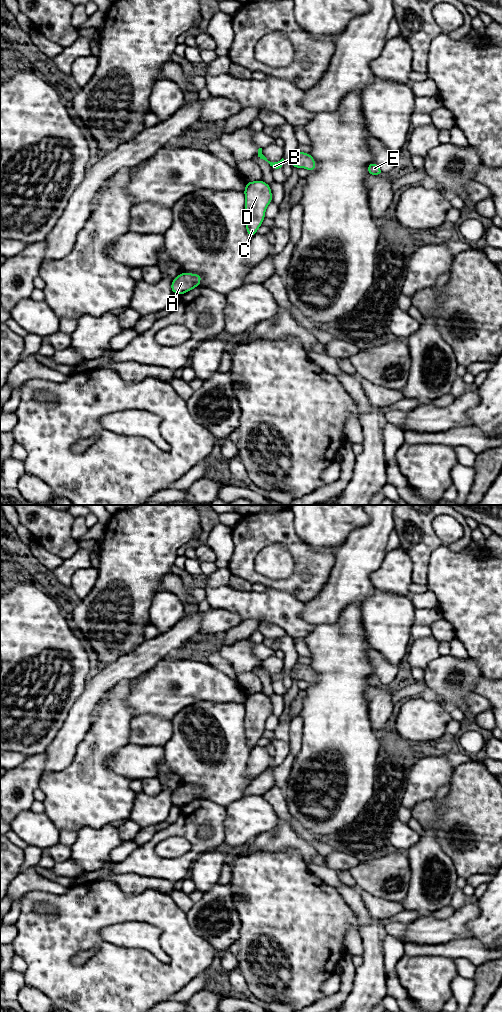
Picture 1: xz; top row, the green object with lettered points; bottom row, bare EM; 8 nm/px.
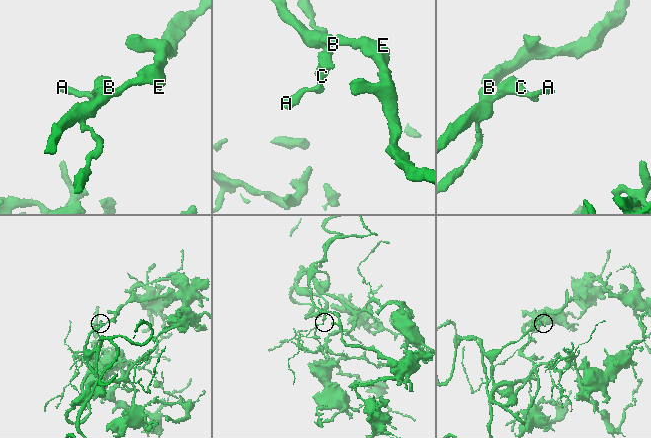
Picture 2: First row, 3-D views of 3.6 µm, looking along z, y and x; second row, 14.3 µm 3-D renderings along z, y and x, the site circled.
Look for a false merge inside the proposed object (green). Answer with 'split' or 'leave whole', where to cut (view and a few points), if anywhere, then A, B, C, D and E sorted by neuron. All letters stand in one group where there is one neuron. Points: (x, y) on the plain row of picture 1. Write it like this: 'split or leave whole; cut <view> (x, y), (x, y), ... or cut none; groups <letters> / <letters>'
leave whole; cut none; groups A B C D E

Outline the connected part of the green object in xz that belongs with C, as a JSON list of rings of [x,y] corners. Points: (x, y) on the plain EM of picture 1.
[[[264,693],[246,694],[245,706],[245,737],[248,747],[252,750],[265,730],[267,718],[272,714],[270,697]]]

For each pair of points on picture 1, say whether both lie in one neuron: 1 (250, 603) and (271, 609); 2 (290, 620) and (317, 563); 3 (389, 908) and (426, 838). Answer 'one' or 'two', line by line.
1: one
2: two
3: two

